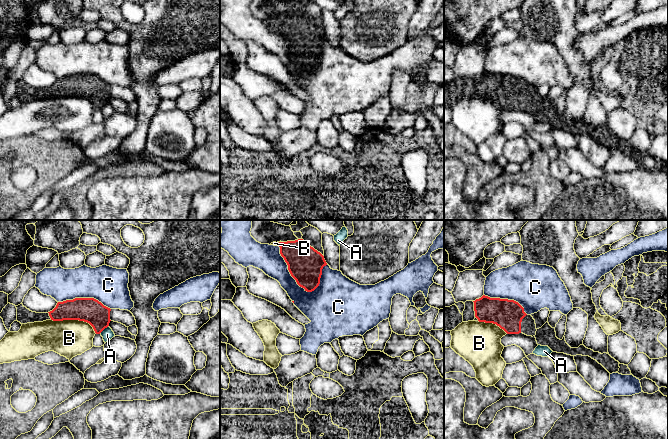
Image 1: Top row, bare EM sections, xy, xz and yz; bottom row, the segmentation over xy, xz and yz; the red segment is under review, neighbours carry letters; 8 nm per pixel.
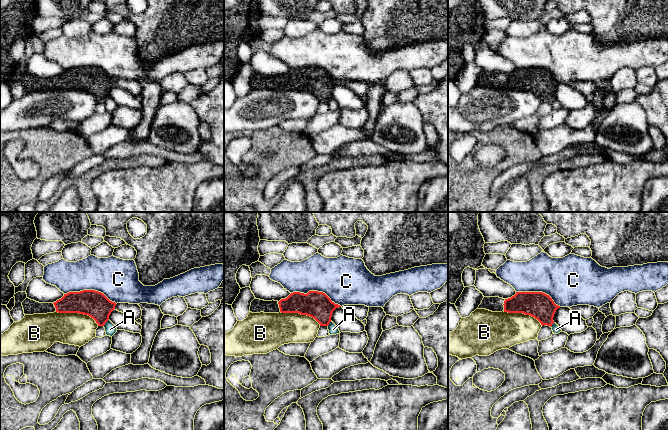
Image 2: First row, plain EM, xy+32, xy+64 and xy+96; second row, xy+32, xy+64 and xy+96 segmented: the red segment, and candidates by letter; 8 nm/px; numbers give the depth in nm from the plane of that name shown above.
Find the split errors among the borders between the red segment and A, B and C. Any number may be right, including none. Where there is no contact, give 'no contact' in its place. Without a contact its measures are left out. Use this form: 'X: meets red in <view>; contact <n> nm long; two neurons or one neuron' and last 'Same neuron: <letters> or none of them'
A: meets red in xy; contact 100 nm long; two neurons
B: meets red in xy; contact 380 nm long; two neurons
C: meets red in xz; contact 480 nm long; two neurons
Same neuron: none of them

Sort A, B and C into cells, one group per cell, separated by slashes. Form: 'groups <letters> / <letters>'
groups A / B / C

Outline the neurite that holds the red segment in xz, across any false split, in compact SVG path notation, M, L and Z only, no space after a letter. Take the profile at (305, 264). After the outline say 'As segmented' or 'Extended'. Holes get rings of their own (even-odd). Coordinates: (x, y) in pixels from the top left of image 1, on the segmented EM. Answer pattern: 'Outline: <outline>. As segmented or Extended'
Outline: M303 239L279 242L278 246L297 284L307 292L314 291L320 284L322 269L327 265L324 256Z. As segmented

